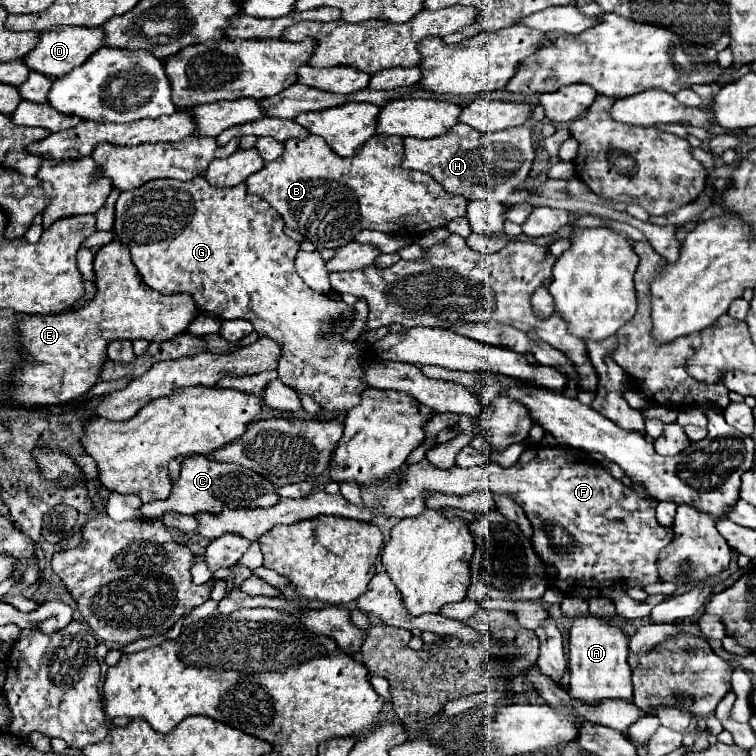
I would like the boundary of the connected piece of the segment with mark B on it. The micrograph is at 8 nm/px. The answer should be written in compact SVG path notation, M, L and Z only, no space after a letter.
M316 135L284 141L284 153L246 179L250 195L268 201L284 219L286 227L302 233L318 249L336 249L364 229L418 239L424 233L446 227L450 219L466 215L468 201L448 195L440 183L422 171L402 169L404 139L370 137L356 155L338 157Z

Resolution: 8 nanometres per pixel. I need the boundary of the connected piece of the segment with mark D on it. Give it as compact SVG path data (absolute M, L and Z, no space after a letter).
M58 27L58 29L50 29L50 31L40 33L40 41L22 61L30 71L58 79L62 75L68 75L74 67L84 63L96 49L100 49L102 47L102 35L104 33L100 27Z

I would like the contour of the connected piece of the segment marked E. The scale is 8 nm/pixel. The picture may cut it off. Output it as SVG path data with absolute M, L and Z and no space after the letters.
M112 241L94 257L96 293L80 309L68 309L58 315L26 315L18 325L22 337L22 361L12 381L4 385L4 395L18 405L64 405L82 399L100 379L106 347L116 339L168 341L186 331L196 317L196 305L188 295L160 295L152 291L130 261L128 249Z

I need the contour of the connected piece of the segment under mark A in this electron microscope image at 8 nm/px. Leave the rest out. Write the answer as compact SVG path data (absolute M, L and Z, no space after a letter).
M586 615L576 617L570 629L568 643L568 691L572 697L588 703L600 703L600 699L628 699L632 701L632 681L628 667L628 637L620 627L608 625L604 619Z

